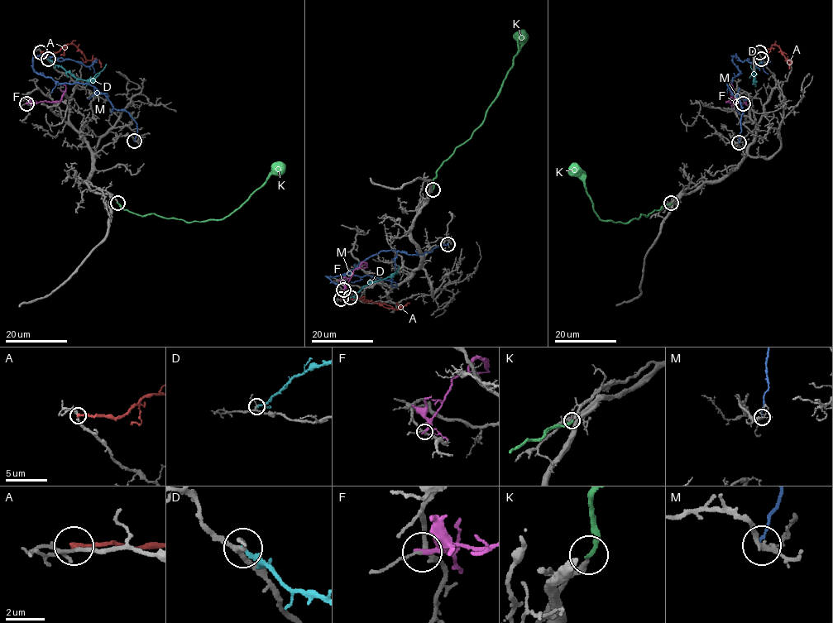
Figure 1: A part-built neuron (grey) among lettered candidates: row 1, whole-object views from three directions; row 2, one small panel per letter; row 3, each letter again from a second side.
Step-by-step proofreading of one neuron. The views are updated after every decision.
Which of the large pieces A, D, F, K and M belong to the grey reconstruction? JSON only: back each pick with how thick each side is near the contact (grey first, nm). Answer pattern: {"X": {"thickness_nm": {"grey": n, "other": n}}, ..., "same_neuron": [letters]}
{"K": {"thickness_nm": {"grey": 240, "other": 240}}, "same_neuron": ["K"]}

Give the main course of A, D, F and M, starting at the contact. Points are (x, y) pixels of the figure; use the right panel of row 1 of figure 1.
A: (759, 52), (766, 53), (775, 45), (782, 54), (792, 61), (788, 68)
D: (760, 59), (754, 72), (756, 81), (750, 65)
F: (743, 103), (726, 101), (731, 97), (733, 88), (730, 83)
M: (739, 141), (744, 112), (738, 98), (727, 85), (739, 74), (732, 58), (734, 55), (760, 67), (770, 61)

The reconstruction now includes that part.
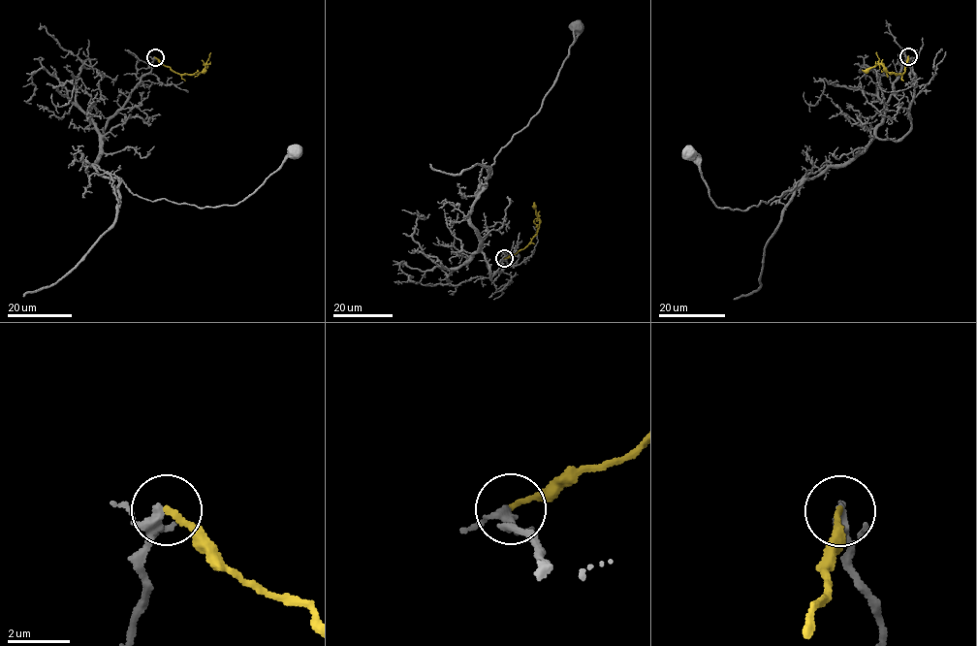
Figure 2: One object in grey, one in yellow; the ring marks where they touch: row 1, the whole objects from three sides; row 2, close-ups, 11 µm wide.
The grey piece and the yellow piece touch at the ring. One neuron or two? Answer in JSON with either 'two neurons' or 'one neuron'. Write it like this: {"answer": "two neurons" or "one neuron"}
{"answer": "two neurons"}

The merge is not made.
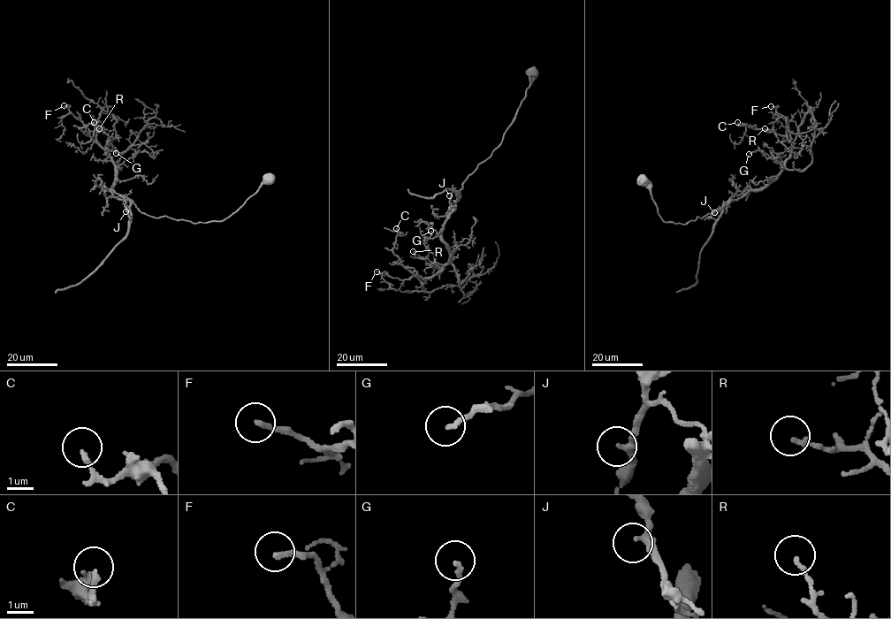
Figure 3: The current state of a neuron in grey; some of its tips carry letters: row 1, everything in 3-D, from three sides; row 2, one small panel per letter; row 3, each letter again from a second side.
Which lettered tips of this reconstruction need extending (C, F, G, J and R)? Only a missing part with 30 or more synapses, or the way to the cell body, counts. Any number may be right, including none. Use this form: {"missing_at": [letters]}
{"missing_at": ["F"]}

